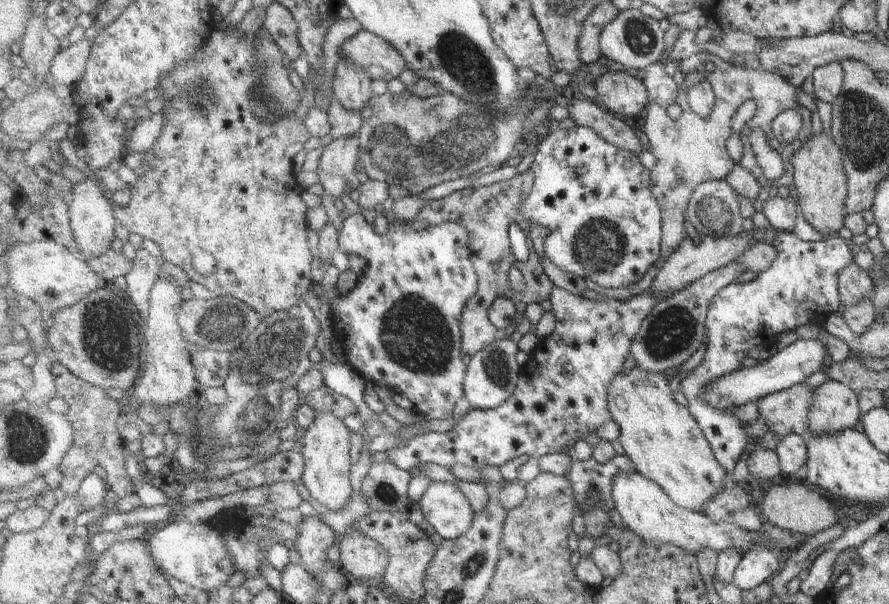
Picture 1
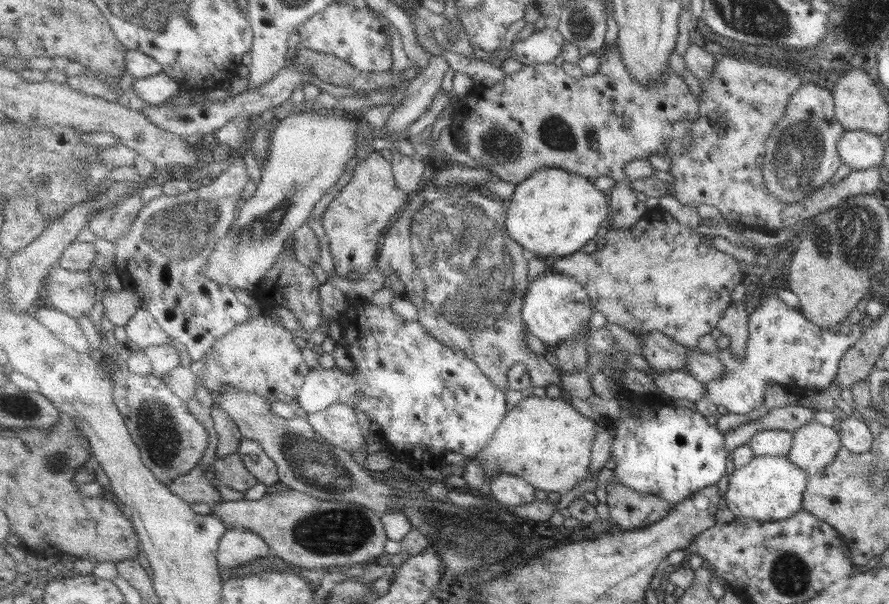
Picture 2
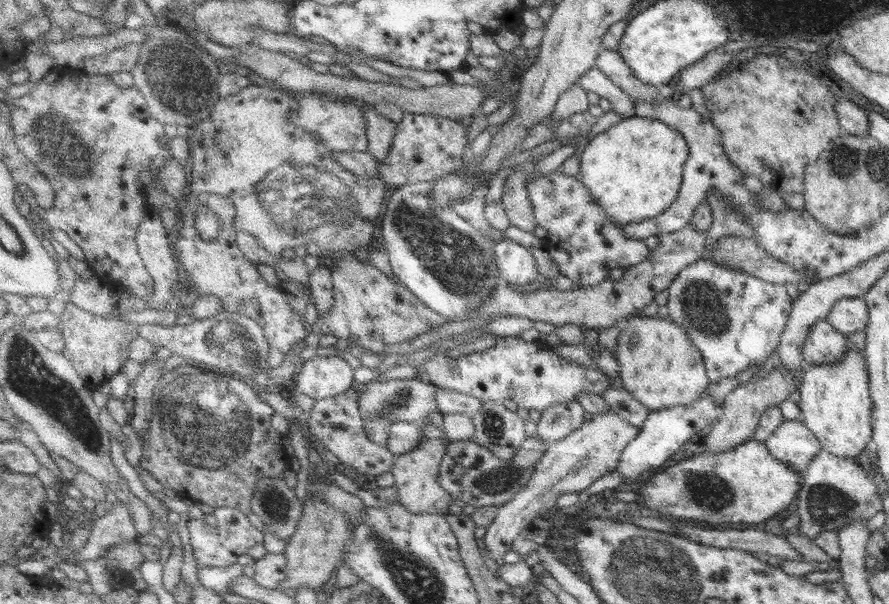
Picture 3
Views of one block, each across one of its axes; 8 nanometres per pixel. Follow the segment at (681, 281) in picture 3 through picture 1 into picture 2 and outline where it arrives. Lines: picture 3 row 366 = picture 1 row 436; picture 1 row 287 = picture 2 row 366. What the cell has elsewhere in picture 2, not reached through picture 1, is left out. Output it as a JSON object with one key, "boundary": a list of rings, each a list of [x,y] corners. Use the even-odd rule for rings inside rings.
{"boundary":[[[770,295],[749,313],[749,338],[746,342],[746,358],[738,362],[730,348],[720,350],[718,359],[724,367],[720,380],[704,383],[706,396],[700,400],[698,408],[706,414],[706,402],[724,406],[732,414],[748,414],[764,404],[767,381],[785,386],[794,395],[801,396],[806,390],[825,391],[836,378],[838,364],[844,352],[852,344],[860,341],[867,322],[859,322],[851,327],[841,326],[838,333],[829,329],[819,329],[810,322],[798,308],[792,308],[777,295]]]}

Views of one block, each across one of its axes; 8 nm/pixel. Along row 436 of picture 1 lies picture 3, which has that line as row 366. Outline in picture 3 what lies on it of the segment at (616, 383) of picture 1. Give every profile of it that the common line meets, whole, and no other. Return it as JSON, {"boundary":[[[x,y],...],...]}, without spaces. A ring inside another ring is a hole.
{"boundary":[[[634,316],[623,326],[617,357],[624,388],[650,412],[698,402],[710,383],[705,358],[695,340],[672,316]]]}

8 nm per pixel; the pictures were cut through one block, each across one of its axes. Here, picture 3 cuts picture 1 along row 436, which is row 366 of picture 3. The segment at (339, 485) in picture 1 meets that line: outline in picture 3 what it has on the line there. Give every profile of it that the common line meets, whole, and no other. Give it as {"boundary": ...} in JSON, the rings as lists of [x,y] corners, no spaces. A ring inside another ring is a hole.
{"boundary":[[[316,355],[298,369],[293,381],[302,393],[322,400],[348,392],[356,384],[355,372],[340,355]]]}

